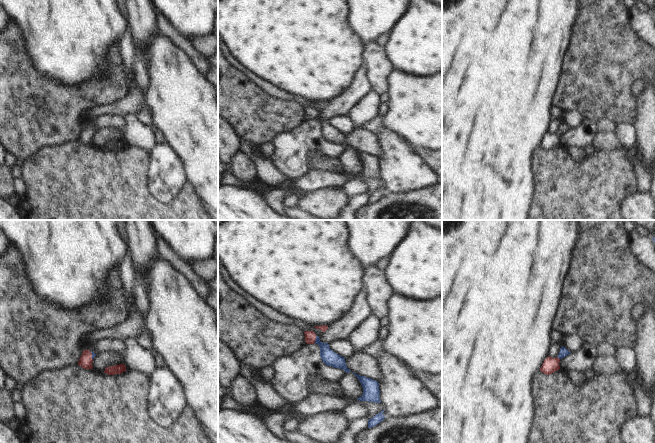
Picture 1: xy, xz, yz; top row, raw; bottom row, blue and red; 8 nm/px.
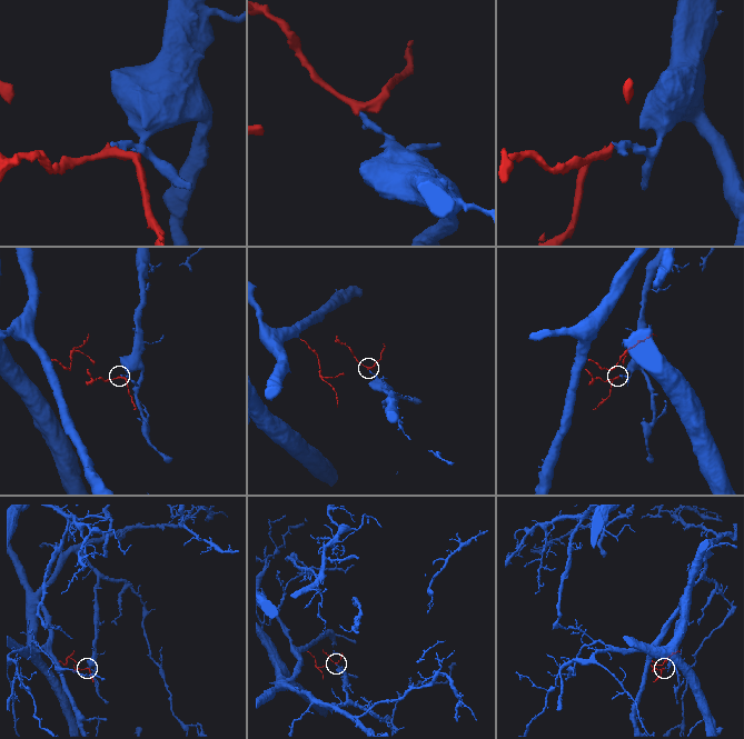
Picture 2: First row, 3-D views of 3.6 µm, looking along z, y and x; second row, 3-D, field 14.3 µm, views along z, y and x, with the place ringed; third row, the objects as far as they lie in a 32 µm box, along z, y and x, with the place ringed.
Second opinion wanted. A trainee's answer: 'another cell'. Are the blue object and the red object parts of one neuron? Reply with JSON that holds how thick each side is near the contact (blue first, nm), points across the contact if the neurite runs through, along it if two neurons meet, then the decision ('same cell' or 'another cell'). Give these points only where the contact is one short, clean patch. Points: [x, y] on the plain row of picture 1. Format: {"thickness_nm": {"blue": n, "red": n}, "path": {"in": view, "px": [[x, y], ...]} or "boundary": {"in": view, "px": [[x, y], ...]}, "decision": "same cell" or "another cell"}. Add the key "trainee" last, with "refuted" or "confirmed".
{"thickness_nm": {"blue": 120, "red": 90}, "path": {"in": "xz", "px": [[330, 134], [316, 115], [310, 113]]}, "decision": "same cell", "trainee": "refuted"}

